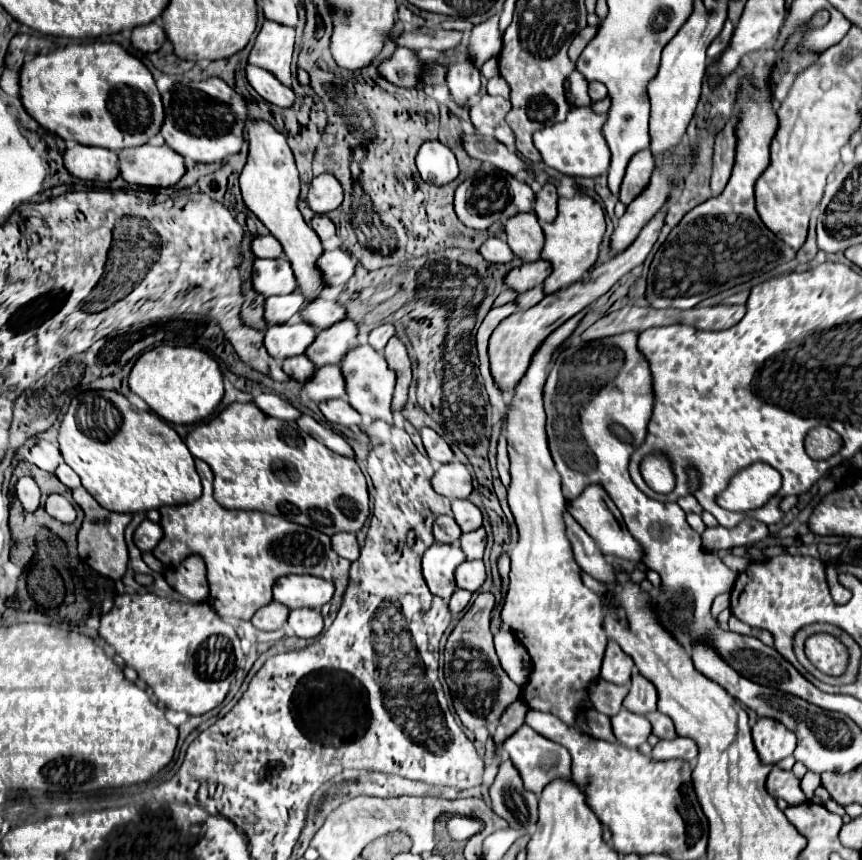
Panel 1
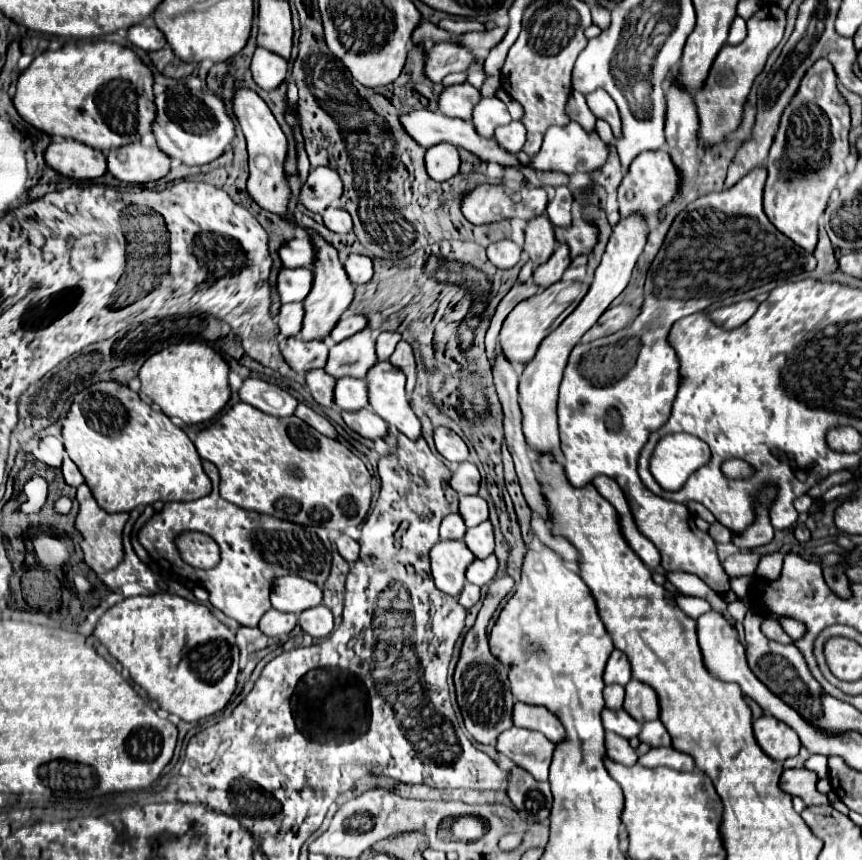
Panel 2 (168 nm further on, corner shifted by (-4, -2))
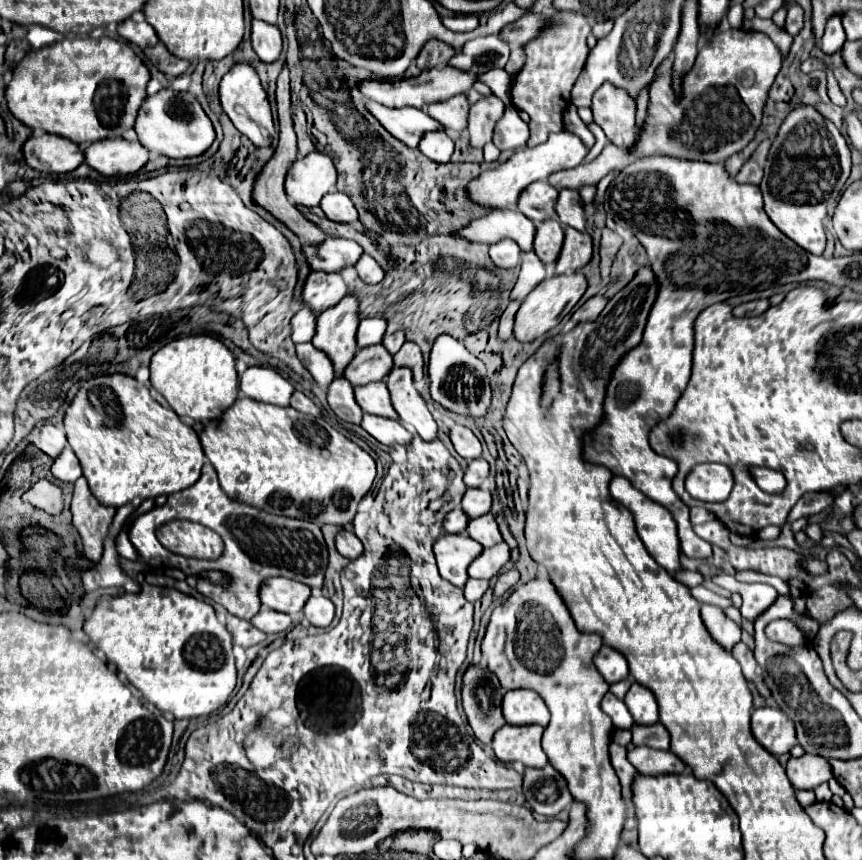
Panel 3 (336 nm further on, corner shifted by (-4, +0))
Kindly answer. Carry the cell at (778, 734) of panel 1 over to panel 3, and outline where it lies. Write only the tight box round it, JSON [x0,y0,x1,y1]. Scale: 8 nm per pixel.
[751,707,797,755]

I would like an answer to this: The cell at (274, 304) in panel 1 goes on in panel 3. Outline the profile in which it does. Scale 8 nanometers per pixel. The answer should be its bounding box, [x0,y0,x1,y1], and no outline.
[291,307,315,343]

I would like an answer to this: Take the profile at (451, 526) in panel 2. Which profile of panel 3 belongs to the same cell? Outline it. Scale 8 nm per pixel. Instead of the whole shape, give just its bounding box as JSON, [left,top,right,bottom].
[445,509,469,533]

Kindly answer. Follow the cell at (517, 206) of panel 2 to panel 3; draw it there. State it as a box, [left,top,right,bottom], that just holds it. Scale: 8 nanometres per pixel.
[519,181,559,223]

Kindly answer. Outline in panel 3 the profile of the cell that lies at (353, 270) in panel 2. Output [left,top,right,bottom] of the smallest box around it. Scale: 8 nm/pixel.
[355,255,385,285]

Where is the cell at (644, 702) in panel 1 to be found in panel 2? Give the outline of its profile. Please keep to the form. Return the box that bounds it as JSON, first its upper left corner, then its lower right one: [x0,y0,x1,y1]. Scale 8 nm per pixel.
[623,679,659,723]

